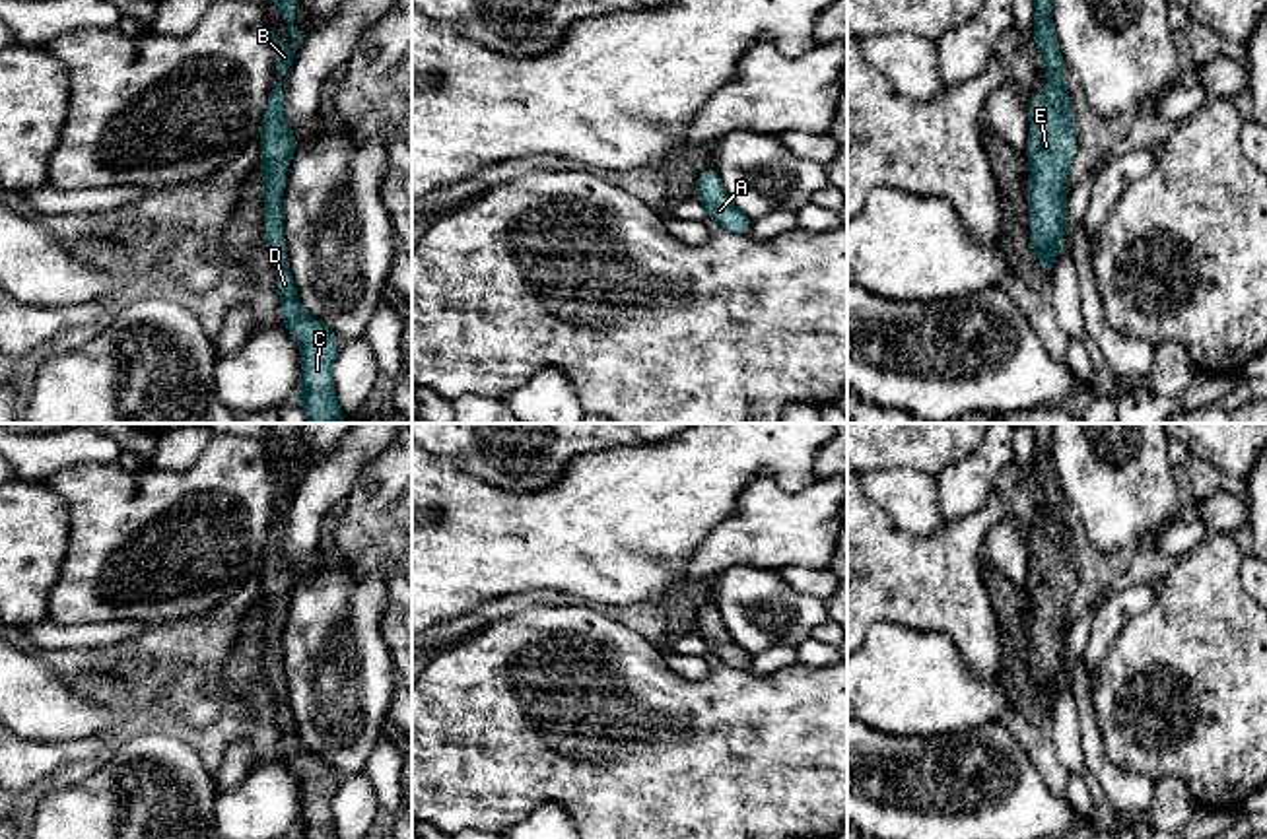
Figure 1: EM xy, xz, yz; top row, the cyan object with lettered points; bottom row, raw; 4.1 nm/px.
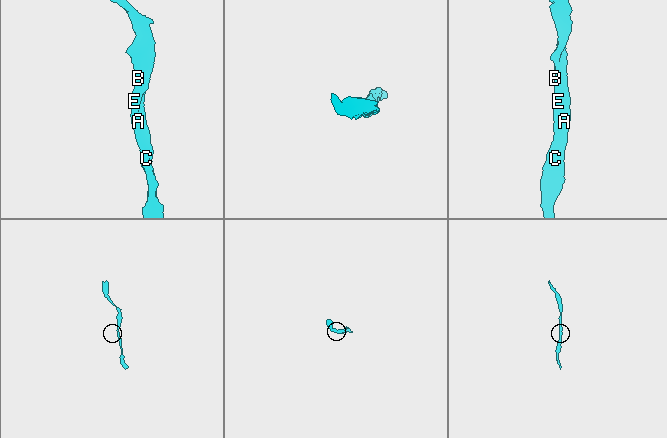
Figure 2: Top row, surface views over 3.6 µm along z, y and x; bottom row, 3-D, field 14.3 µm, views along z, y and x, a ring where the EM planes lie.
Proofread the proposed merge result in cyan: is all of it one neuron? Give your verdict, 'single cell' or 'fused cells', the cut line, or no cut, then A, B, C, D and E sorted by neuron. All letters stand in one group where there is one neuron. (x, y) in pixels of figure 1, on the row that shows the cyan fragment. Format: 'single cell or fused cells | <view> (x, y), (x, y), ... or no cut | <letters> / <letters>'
single cell | no cut | A B C D E

